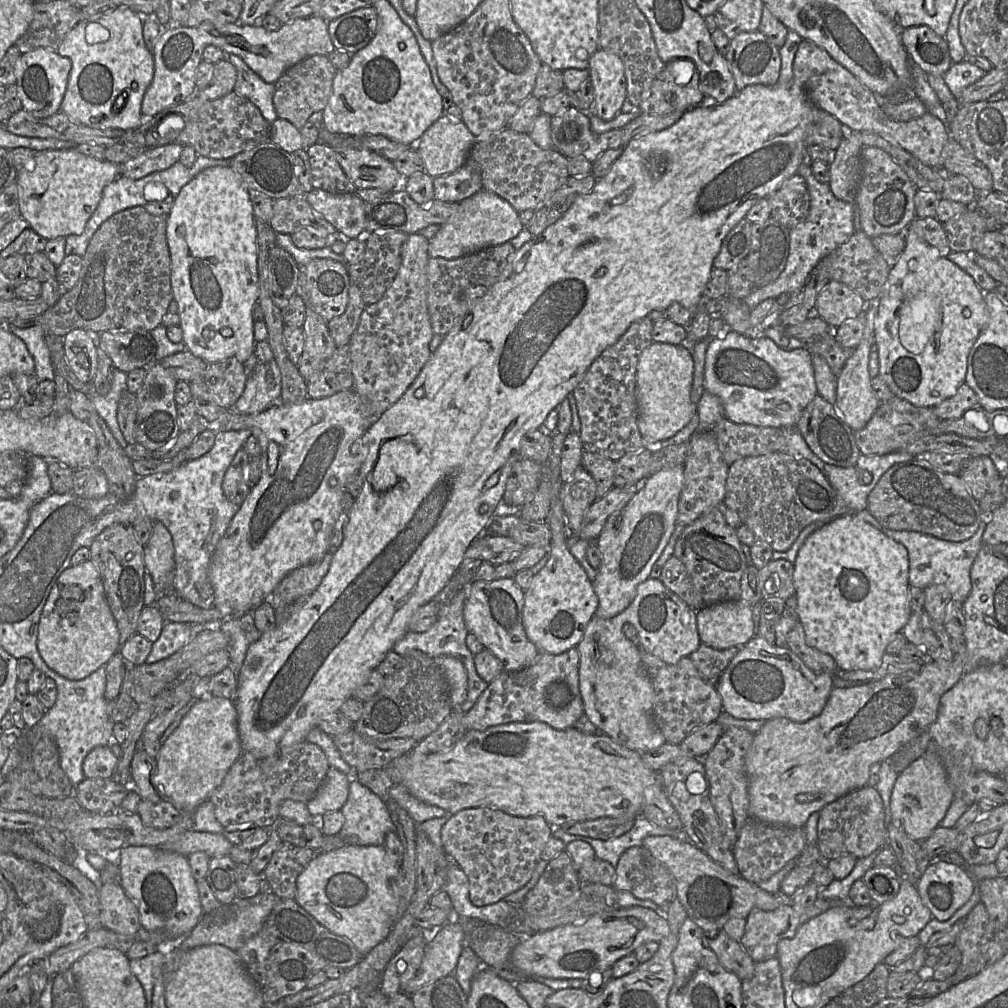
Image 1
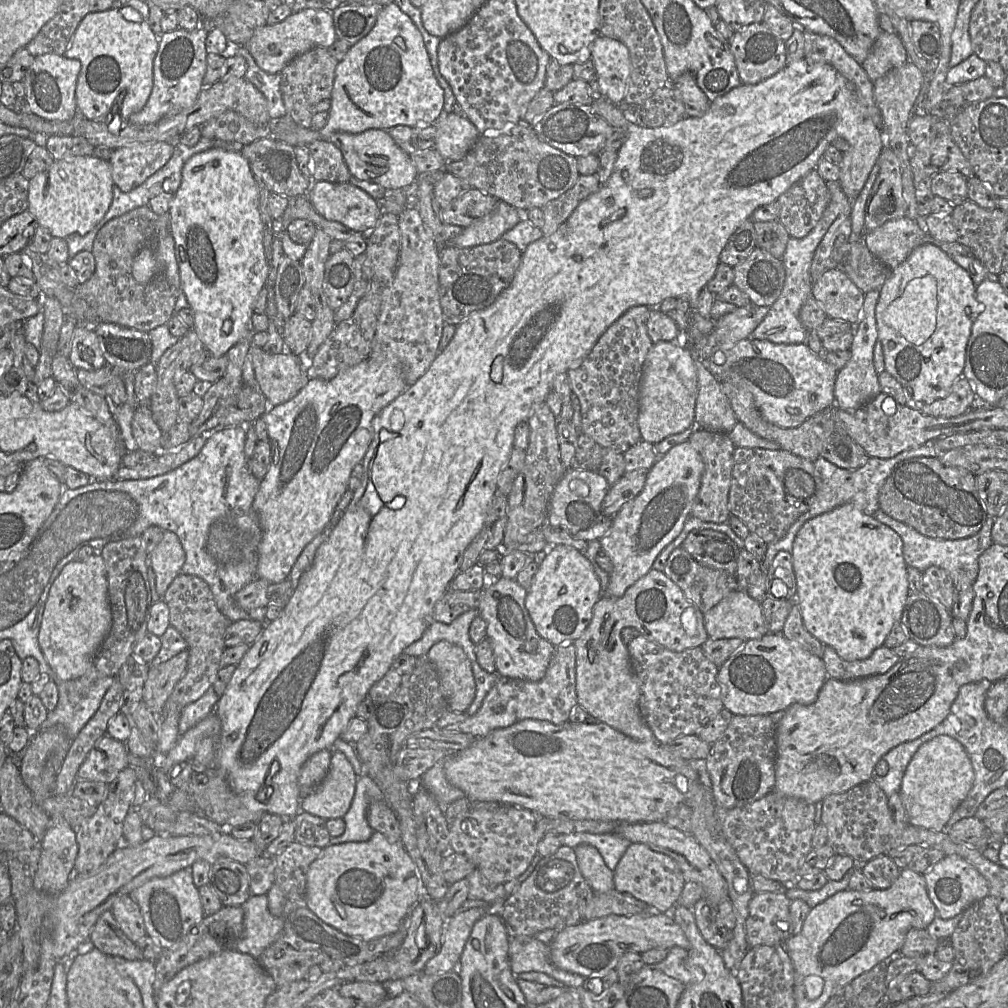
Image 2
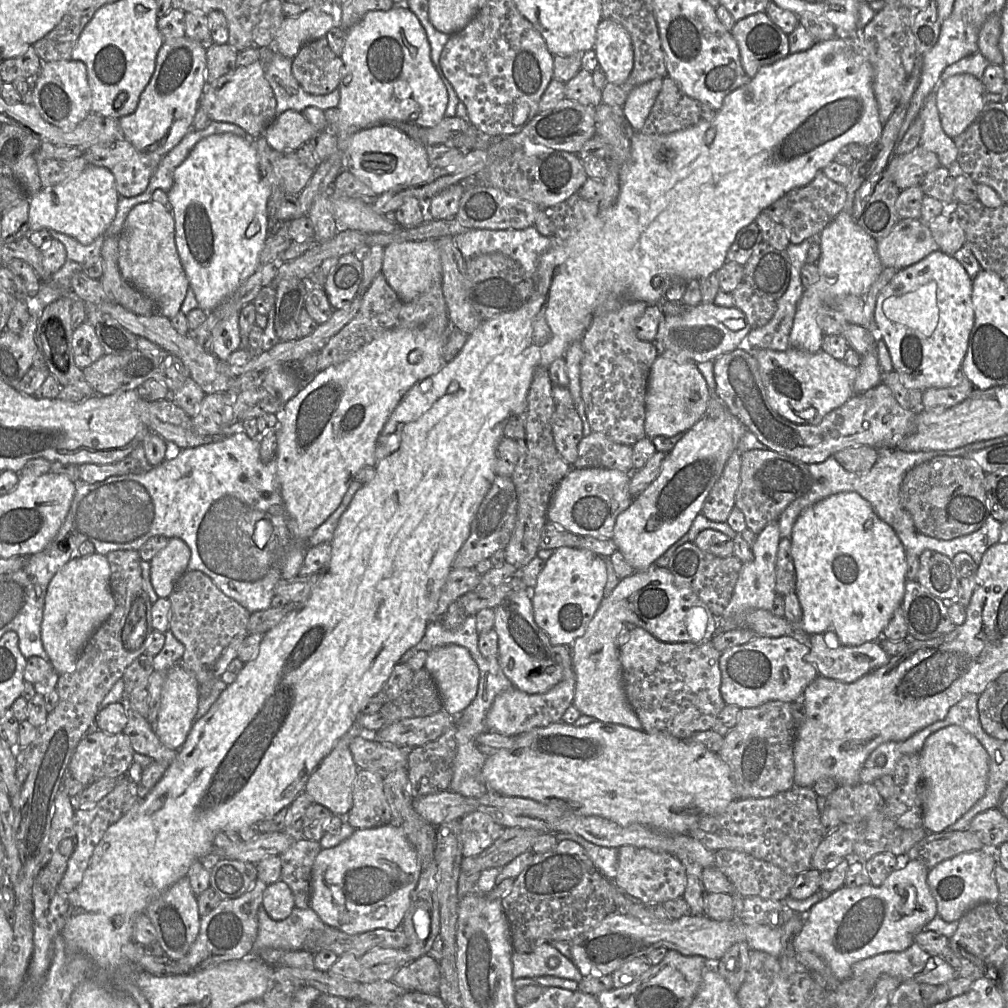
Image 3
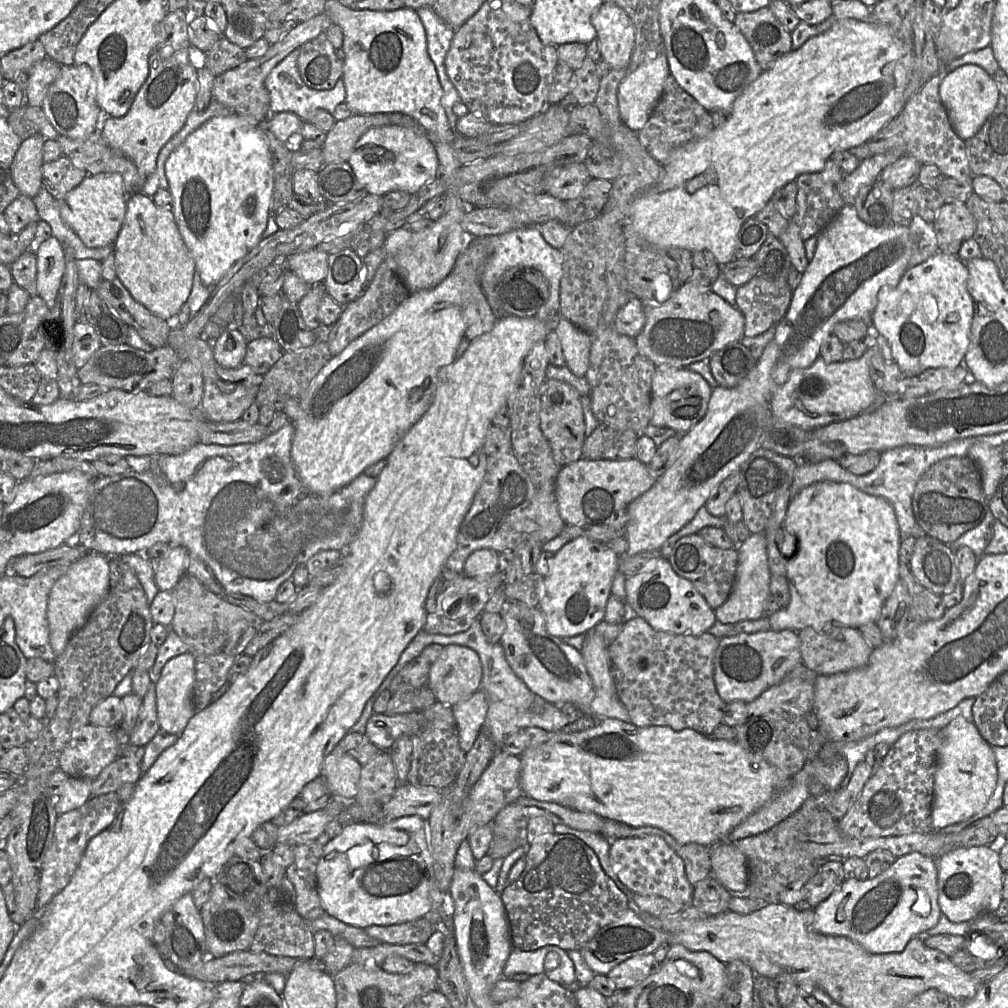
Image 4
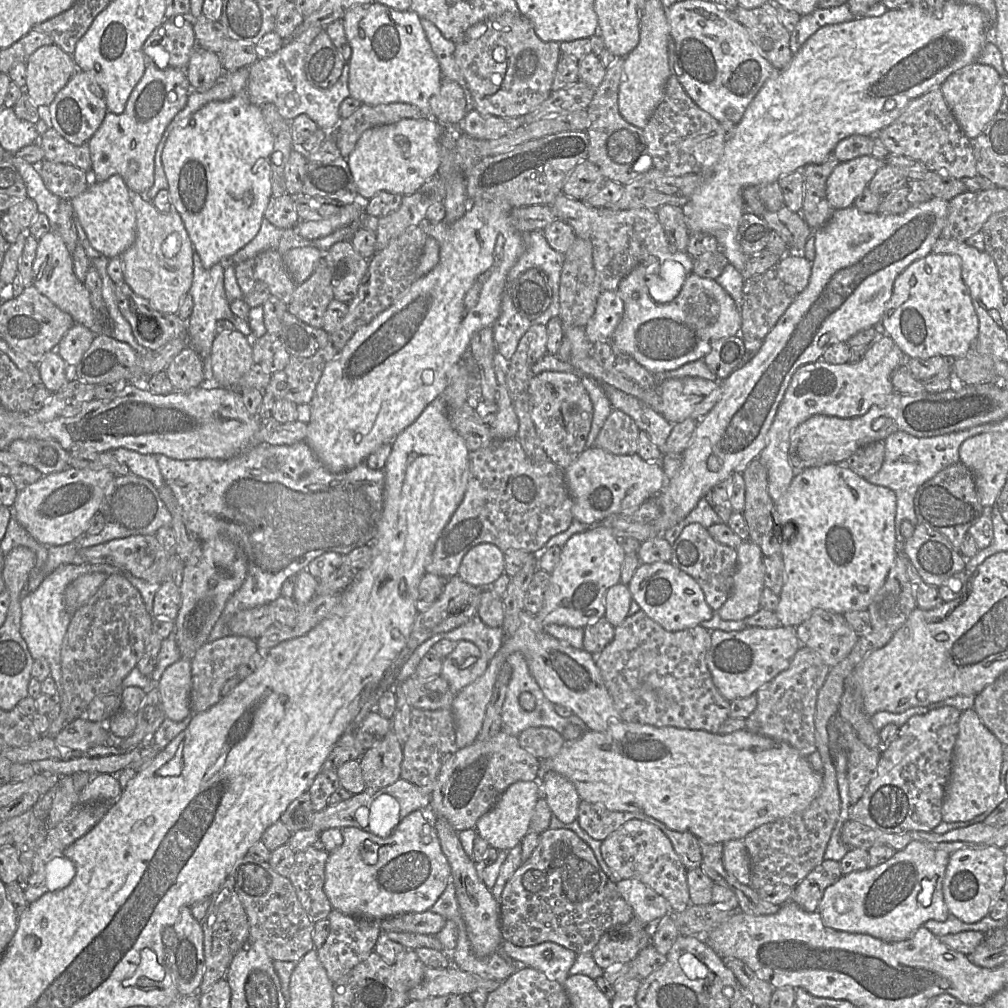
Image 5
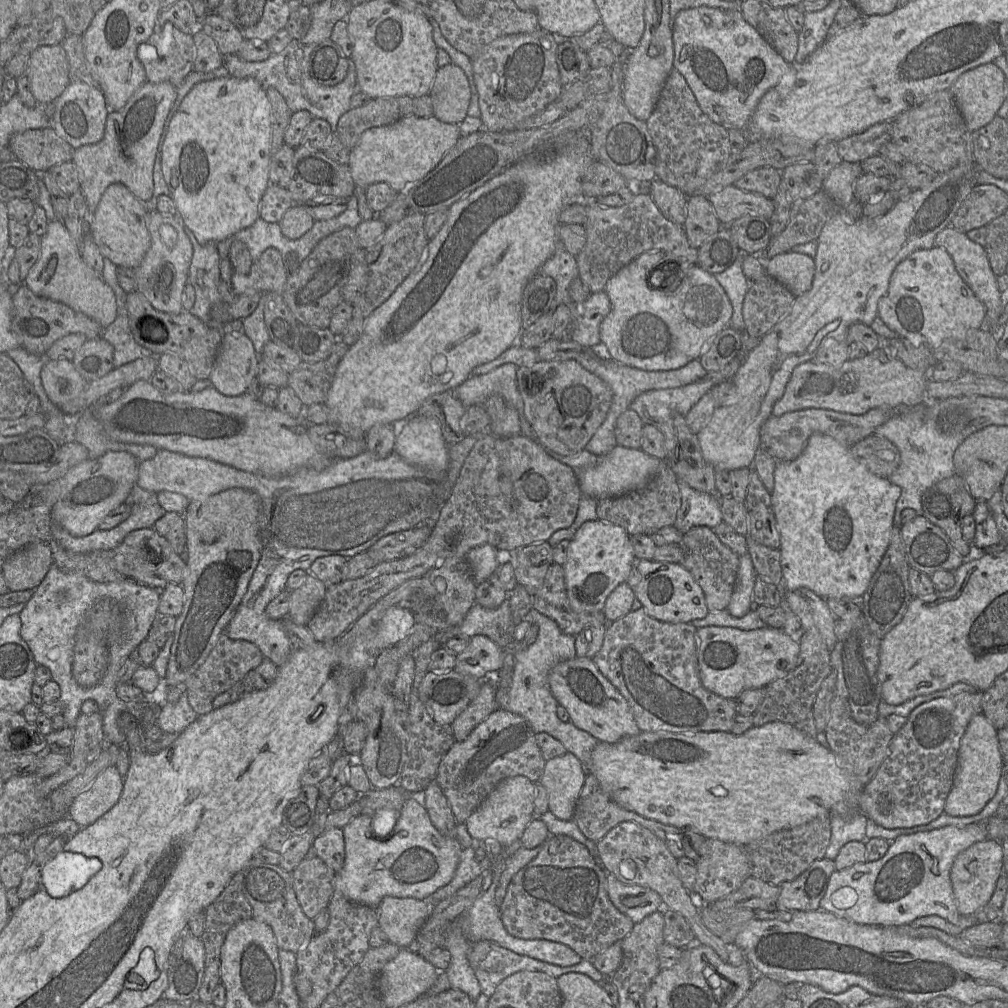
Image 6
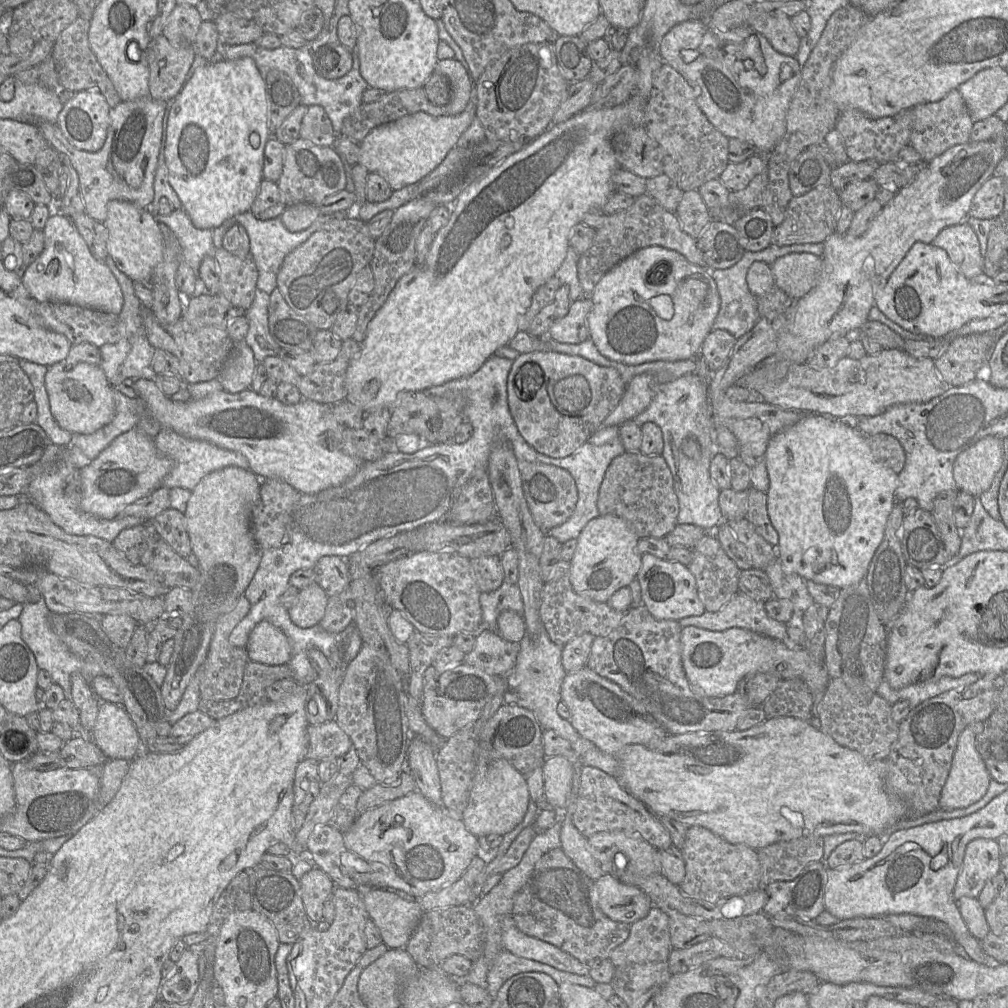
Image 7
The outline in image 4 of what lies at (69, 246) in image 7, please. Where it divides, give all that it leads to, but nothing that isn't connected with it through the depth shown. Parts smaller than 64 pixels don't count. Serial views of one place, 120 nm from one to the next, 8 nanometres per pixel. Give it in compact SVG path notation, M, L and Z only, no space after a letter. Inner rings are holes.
M54 236L32 247L37 258L37 293L51 309L66 268L65 251Z

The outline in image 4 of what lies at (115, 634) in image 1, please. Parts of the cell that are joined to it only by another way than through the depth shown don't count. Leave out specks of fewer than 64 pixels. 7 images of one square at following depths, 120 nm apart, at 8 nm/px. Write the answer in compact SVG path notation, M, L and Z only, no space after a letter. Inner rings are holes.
M88 552L71 563L64 575L52 586L47 605L50 645L59 656L72 637L87 621L94 608L107 596L110 587L110 558Z

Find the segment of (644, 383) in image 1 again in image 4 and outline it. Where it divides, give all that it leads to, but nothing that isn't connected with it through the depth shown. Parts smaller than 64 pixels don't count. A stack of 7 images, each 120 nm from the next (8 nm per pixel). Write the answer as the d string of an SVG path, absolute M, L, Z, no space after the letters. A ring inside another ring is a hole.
M658 366L652 377L650 424L671 428L685 434L706 414L713 388L696 372L687 367Z

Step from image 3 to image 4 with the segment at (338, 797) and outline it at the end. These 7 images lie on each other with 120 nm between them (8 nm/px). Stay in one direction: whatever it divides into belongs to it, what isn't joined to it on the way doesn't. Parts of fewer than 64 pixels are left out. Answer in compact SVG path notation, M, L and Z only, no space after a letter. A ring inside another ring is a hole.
M339 742L324 759L320 775L326 779L331 795L354 798L361 769L362 765L346 753Z

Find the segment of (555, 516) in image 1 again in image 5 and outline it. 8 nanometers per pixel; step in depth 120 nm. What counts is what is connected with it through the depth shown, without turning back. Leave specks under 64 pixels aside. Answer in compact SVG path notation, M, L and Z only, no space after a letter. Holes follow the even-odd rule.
M601 525L572 535L562 547L559 563L551 573L550 585L545 592L544 606L535 615L541 627L545 629L550 624L556 624L573 628L585 628L590 623L605 617L606 594L609 588L621 582L625 556L626 552L620 545L619 539L606 526Z

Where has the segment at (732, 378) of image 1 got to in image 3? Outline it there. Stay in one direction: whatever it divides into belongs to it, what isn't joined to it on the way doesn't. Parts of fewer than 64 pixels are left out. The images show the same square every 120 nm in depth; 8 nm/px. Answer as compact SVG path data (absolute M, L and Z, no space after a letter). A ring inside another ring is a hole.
M794 347L785 351L749 349L758 362L769 405L795 424L818 424L825 415L840 407L854 394L857 367L846 365L823 350L810 353Z

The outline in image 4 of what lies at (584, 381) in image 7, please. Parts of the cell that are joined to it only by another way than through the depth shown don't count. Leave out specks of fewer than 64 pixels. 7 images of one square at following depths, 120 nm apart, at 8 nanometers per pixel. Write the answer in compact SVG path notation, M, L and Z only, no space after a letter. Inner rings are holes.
M547 379L541 387L540 401L540 428L549 442L556 463L563 467L582 458L586 436L579 392L568 383Z

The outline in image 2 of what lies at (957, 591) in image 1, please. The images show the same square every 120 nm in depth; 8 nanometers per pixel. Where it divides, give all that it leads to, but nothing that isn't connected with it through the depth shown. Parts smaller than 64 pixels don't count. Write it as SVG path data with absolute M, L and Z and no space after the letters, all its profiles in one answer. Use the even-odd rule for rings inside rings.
M882 510L872 515L876 520L891 528L903 541L903 557L907 566L914 567L923 572L930 566L938 566L946 570L952 577L953 572L963 571L970 580L977 578L980 555L992 544L991 531L995 518L988 516L982 528L975 535L964 539L934 539L924 536L912 527L891 518Z

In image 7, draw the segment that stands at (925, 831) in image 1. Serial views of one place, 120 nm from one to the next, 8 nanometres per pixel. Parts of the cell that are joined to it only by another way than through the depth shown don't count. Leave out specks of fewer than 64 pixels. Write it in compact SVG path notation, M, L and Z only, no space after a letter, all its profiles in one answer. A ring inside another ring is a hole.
M975 722L959 735L950 772L941 793L939 808L945 811L967 808L979 801L987 792L992 778L976 748L976 737L983 732L984 728L985 722Z

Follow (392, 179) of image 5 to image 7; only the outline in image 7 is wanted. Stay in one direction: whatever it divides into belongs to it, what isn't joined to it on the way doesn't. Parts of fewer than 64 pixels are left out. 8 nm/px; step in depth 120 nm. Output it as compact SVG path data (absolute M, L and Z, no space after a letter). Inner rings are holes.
M470 100L465 110L458 115L432 116L425 112L416 112L377 126L360 143L358 163L365 166L369 173L374 172L381 175L389 183L393 191L415 184L438 167L449 151L456 146L461 135L468 129L475 118L476 109L477 103Z

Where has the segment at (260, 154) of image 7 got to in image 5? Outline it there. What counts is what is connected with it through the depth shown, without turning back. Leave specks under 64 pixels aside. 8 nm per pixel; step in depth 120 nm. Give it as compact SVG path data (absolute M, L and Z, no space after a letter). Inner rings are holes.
M239 94L226 101L212 101L190 116L185 127L176 127L169 134L162 165L168 181L173 209L181 217L194 251L202 265L211 268L247 245L260 230L265 210L272 197L271 154L273 136L259 106Z

